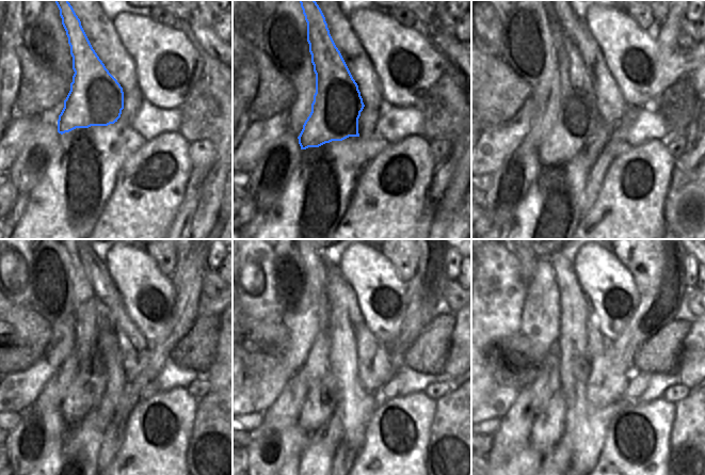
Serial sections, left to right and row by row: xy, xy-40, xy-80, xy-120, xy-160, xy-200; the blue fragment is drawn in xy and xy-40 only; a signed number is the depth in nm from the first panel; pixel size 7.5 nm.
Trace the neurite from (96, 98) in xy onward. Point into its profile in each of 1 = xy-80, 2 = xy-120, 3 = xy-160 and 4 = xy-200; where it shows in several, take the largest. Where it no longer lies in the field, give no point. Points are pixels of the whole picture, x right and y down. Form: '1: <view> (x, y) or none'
1: xy-80 (577, 112)
2: xy-120 (95, 327)
3: xy-160 (319, 405)
4: xy-200 (546, 432)

